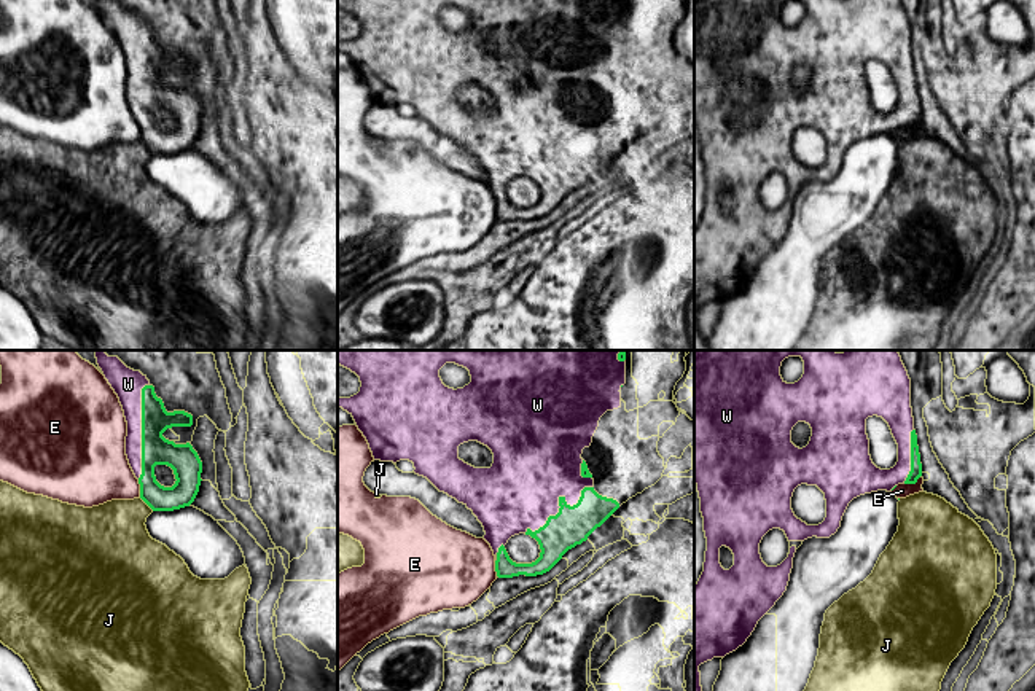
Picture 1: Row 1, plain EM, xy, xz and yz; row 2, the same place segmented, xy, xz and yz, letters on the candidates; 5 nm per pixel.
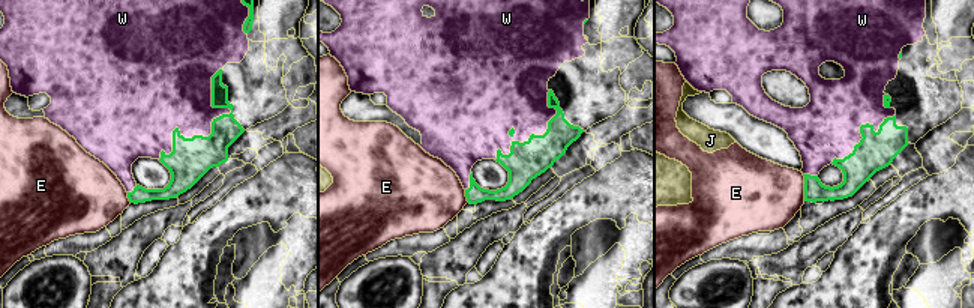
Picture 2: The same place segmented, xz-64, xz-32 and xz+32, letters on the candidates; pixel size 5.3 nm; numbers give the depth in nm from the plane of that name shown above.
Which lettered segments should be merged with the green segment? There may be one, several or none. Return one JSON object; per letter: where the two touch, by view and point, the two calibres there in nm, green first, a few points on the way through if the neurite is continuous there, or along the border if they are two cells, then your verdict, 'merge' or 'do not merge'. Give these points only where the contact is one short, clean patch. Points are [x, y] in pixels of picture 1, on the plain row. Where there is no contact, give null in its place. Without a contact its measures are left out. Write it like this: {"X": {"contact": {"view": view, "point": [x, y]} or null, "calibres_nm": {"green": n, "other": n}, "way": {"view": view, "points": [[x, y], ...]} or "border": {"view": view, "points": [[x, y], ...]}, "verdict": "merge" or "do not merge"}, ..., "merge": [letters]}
{"E": {"contact": {"view": "yz", "point": [913, 126]}, "calibres_nm": {"green": 60, "other": 80}, "border": {"view": "yz", "points": [[921, 118], [914, 126], [905, 128]]}, "verdict": "do not merge"}, "J": {"contact": {"view": "xy", "point": [147, 147]}, "calibres_nm": {"green": 130, "other": 360}, "border": {"view": "xy", "points": [[139, 140], [153, 153]]}, "verdict": "do not merge"}, "W": {"contact": {"view": "xz", "point": [559, 147]}, "calibres_nm": {"green": 200, "other": 440}, "verdict": "merge"}, "merge": ["W"]}

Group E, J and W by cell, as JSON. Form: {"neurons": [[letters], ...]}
{"neurons": [["E"], ["J"], ["W"]]}

